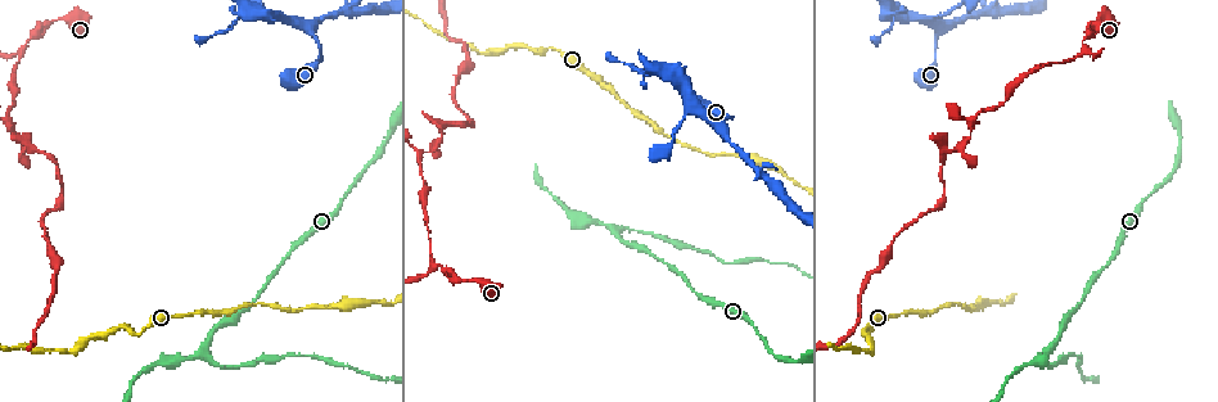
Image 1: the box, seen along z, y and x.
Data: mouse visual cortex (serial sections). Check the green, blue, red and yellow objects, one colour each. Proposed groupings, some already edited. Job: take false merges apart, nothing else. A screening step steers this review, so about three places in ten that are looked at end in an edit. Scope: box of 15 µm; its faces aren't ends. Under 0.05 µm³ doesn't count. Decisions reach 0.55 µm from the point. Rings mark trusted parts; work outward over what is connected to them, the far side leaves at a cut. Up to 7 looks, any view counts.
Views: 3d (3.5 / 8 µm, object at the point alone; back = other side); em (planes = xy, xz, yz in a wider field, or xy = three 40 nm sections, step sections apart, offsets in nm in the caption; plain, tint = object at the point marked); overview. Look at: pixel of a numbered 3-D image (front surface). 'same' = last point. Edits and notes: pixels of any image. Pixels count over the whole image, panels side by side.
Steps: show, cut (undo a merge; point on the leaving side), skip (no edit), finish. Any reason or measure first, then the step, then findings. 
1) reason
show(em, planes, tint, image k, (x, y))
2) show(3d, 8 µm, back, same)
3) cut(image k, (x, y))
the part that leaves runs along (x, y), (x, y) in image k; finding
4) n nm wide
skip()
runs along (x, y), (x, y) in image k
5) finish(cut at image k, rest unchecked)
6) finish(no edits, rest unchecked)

a narrow waist
show(3d, 3.5 µm, image 1, (435, 264))

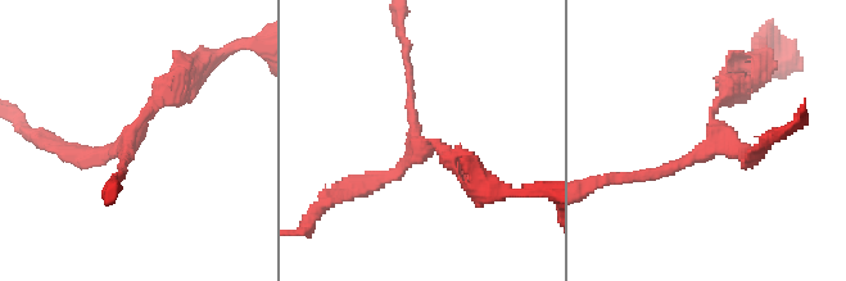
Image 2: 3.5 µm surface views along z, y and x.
shape alone is not enough
show(em, xy, step 3, tint, image 2, (131, 141))

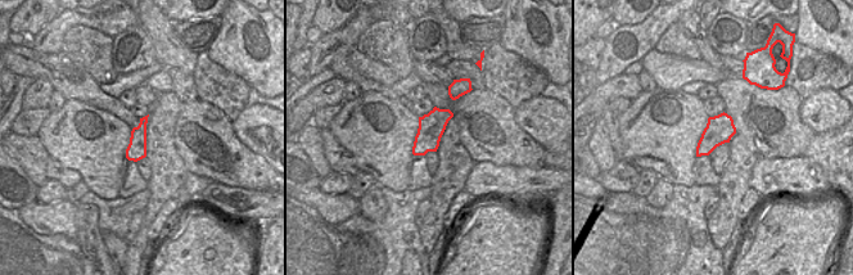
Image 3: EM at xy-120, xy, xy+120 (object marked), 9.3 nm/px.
another direction
show(em, xy, step 2, tint, same)

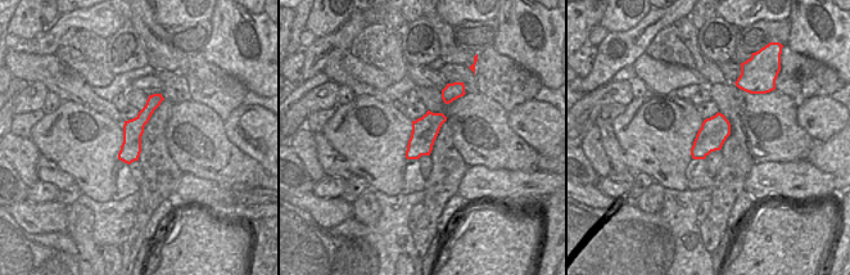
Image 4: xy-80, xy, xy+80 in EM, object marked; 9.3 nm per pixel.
arms of 100, 200, 200 nm
skip()
runs along (475, 166), (416, 143), (408, 77) in image 2; continuous, no second cell

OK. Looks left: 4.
thick turns thin
show(3d, 3.5 µm, image 1, (23, 149))

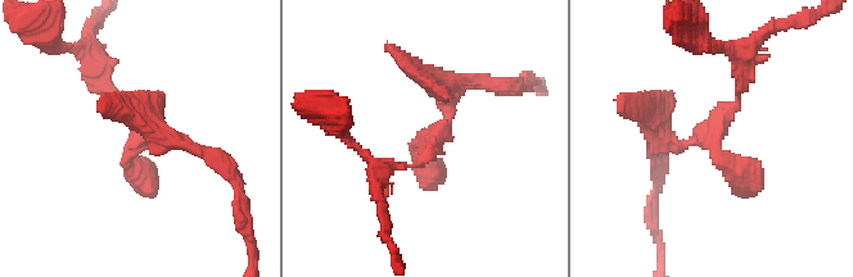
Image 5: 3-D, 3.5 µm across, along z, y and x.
show(em, planes, tint, image 5, (436, 140))

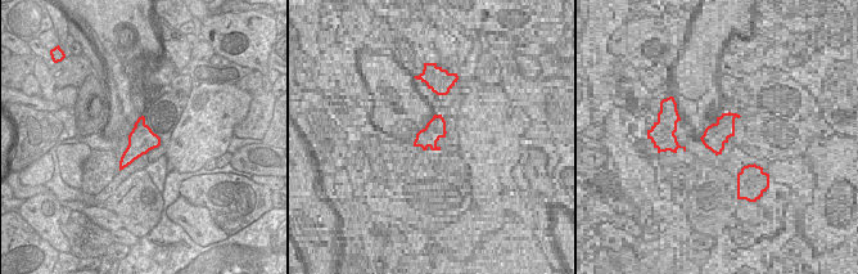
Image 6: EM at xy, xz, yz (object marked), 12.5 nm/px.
skip()
runs along (383, 167), (423, 160), (447, 87), (474, 81) in image 5; all the same cell

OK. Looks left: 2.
abrupt turn
show(3d, 8 µm, image 1, (550, 46))

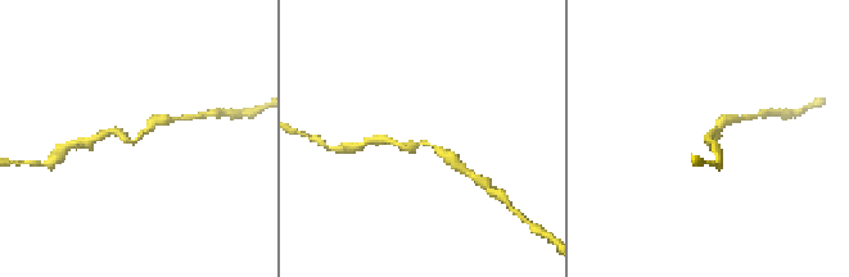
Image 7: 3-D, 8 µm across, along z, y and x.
arms of 200, 300 nm
show(em, planes, tint, image 7, (421, 142))

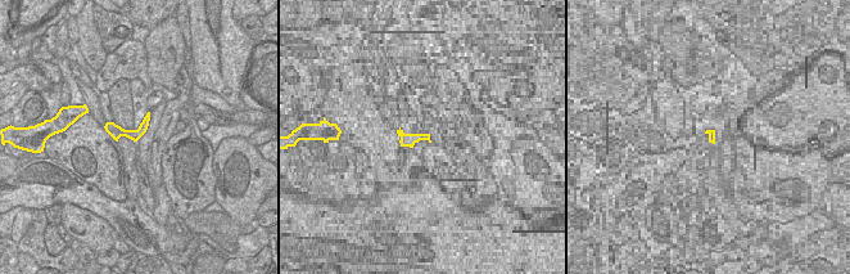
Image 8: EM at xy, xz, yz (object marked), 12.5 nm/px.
skip()
runs along (163, 119), (134, 141), (103, 135) in image 7; continuous, no second cell

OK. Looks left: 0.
finish(no edits, rest unchecked)

